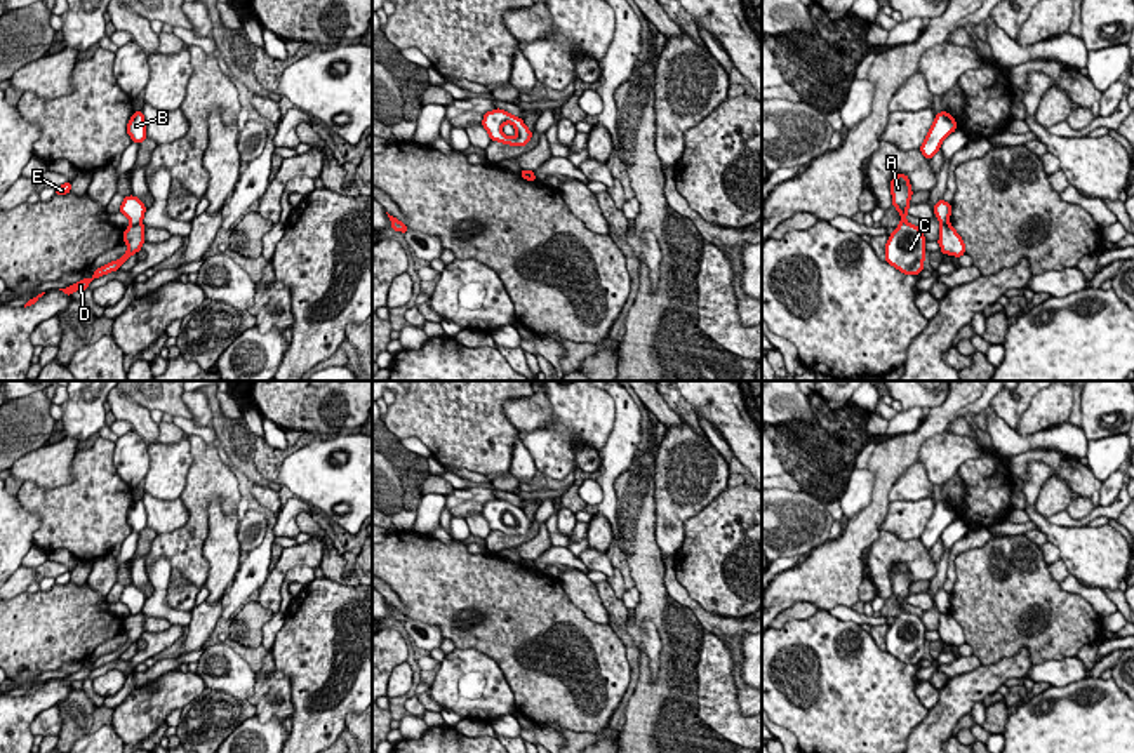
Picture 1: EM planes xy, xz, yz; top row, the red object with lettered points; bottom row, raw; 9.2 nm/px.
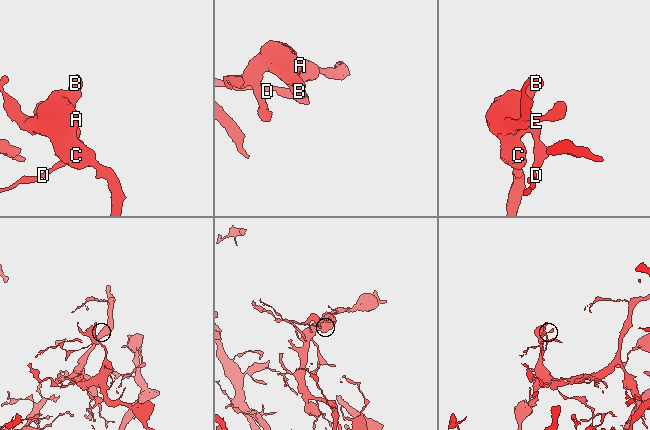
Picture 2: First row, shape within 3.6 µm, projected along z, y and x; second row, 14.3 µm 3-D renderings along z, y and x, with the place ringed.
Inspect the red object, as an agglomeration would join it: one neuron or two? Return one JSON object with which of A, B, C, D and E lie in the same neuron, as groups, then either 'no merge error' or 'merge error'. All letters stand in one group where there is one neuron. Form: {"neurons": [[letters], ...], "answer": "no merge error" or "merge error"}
{"neurons": [["A", "B", "C", "E"], ["D"]], "answer": "merge error"}

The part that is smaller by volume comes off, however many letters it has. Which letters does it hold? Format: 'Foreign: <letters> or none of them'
Foreign: D

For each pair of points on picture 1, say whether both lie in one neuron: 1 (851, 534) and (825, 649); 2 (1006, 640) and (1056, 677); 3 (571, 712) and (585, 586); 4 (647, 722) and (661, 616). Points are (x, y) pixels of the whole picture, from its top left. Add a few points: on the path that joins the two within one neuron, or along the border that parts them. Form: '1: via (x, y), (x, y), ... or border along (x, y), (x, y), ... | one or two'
1: border along (818, 609), (828, 611) | two
2: border along (1075, 656), (1033, 665) | two
3: border along (557, 578), (566, 595), (588, 618), (607, 625) | two
4: via (670, 696), (672, 642) | one

